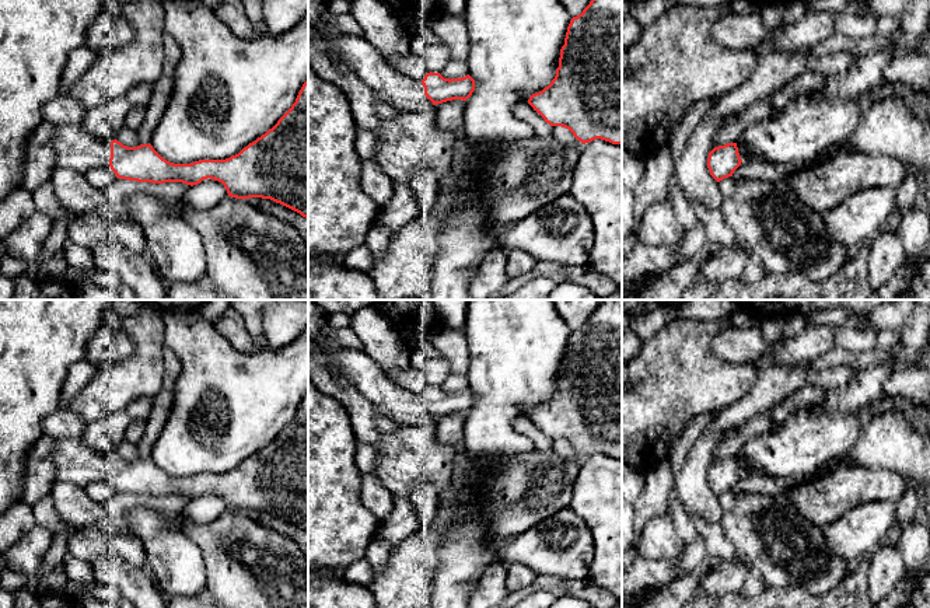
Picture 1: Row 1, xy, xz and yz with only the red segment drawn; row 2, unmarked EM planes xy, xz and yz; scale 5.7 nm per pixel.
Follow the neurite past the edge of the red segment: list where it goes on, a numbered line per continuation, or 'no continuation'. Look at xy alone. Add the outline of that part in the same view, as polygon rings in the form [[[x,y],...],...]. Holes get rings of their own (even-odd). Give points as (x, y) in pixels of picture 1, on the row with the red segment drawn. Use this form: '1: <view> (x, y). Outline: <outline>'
1: xy (74, 149). Outline: [[[57,125],[55,133],[56,165],[85,174],[91,168],[109,167],[111,143],[87,133],[80,125]]]

